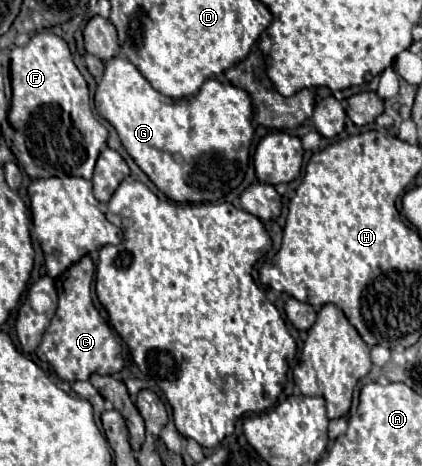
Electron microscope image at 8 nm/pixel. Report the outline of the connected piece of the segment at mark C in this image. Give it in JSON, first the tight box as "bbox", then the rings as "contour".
{"bbox":[37,256,123,382],"contour":[[[89,256],[69,266],[59,278],[55,278],[55,290],[59,294],[57,312],[45,330],[43,342],[37,348],[37,356],[53,366],[57,376],[67,382],[89,380],[93,372],[101,376],[115,374],[123,368],[123,350],[111,328],[105,324],[97,308],[93,306],[91,283],[94,280],[95,265]]]}

